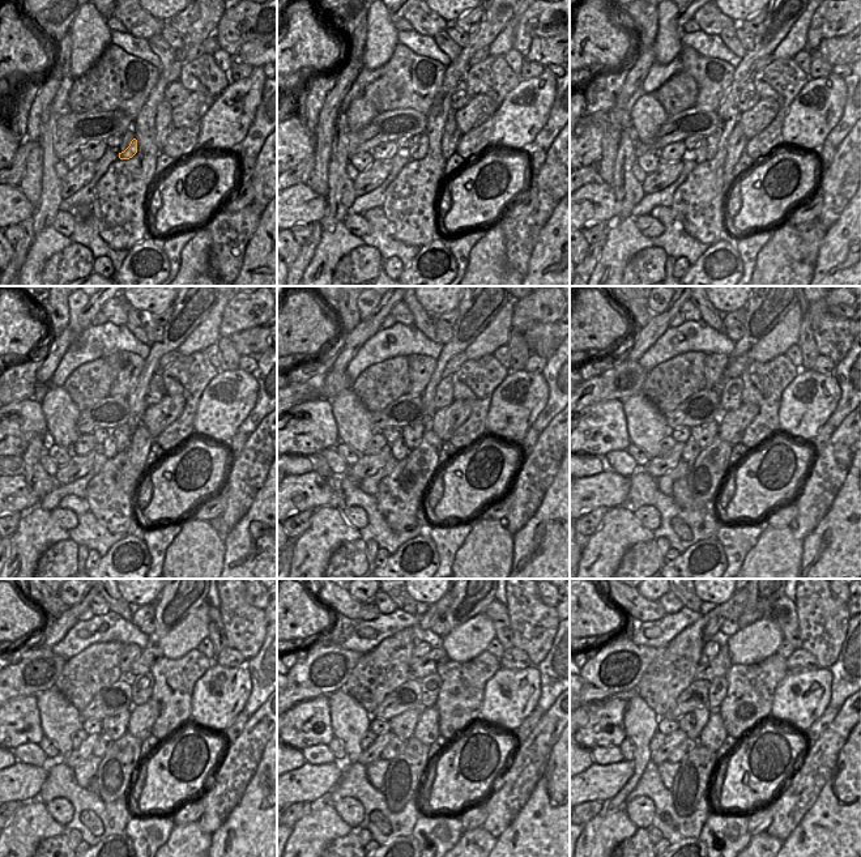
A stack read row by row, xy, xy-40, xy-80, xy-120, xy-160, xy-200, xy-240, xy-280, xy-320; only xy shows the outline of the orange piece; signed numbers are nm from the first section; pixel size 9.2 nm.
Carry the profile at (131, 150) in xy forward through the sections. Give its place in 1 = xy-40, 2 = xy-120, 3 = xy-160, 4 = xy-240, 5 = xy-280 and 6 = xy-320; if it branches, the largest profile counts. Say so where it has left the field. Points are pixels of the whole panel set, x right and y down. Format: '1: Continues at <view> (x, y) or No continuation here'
1: Continues at xy-40 (422, 152)
2: Continues at xy-120 (122, 434)
3: Continues at xy-160 (412, 434)
4: Continues at xy-240 (115, 727)
5: Continues at xy-280 (403, 725)
6: Continues at xy-320 (693, 723)

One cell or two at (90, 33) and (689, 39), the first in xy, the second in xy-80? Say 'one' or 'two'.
two

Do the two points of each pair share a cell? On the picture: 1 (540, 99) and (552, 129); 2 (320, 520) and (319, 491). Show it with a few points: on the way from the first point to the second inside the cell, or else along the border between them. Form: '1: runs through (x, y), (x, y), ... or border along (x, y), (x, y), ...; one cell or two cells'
1: border along (555, 89), (549, 118), (535, 139), (533, 146); two cells
2: border along (328, 504), (315, 511); two cells

